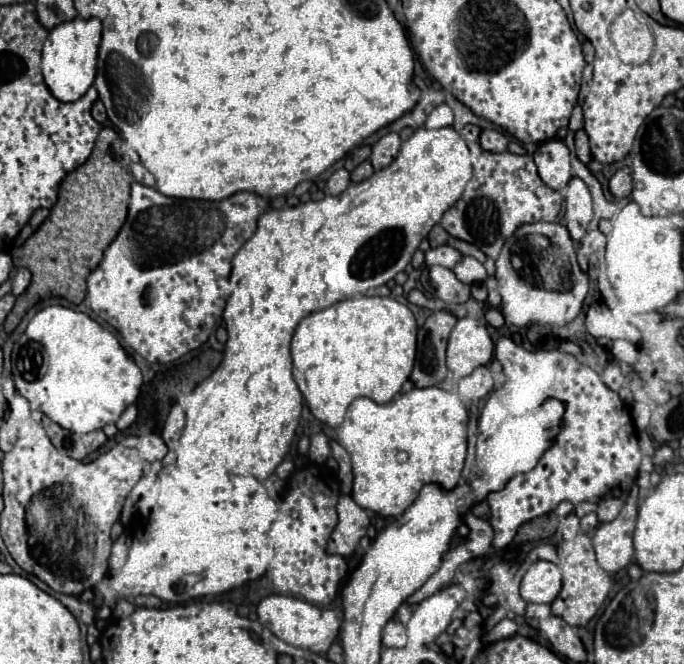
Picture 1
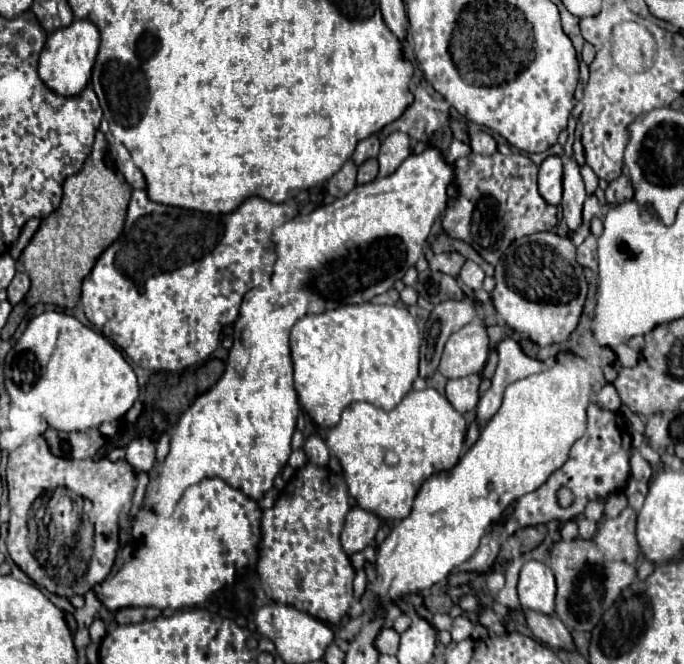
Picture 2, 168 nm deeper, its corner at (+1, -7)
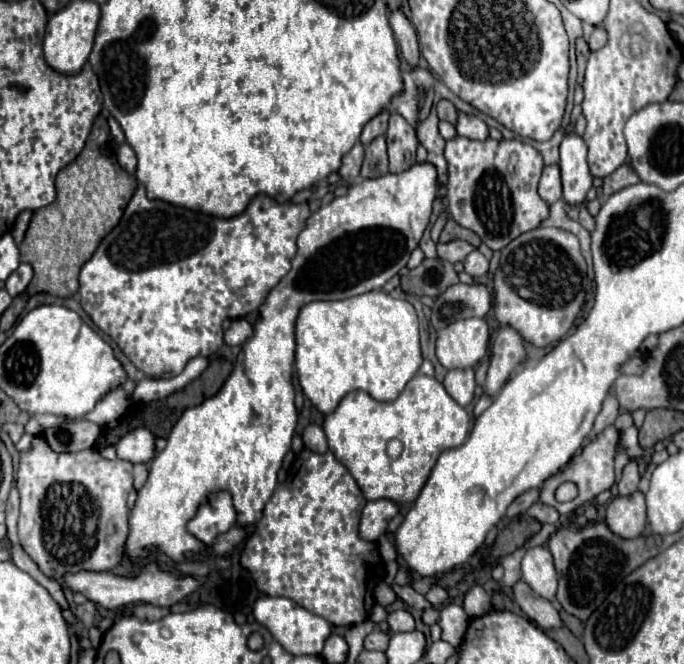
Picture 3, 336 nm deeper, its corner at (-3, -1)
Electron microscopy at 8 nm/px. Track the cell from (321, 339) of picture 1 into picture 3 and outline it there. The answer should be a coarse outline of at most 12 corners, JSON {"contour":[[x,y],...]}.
{"contour":[[407,300],[311,302],[297,380],[323,414],[395,400],[423,362]]}

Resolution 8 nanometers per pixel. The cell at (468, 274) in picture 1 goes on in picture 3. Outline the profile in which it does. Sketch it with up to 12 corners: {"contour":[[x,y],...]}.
{"contour":[[473,250],[465,258],[465,272],[473,278],[487,274],[489,262]]}

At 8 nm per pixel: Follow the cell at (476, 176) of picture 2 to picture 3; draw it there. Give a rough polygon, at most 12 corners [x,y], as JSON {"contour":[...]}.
{"contour":[[447,142],[447,210],[493,252],[549,218],[531,144]]}

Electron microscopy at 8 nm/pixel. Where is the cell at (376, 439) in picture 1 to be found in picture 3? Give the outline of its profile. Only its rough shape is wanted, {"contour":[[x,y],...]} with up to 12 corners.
{"contour":[[417,374],[323,428],[367,500],[411,504],[471,420]]}

